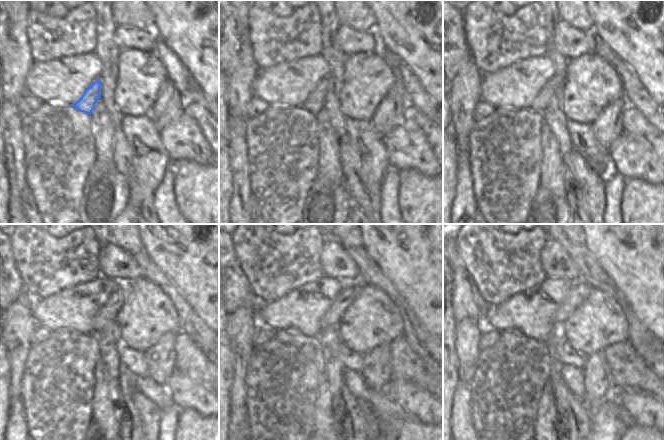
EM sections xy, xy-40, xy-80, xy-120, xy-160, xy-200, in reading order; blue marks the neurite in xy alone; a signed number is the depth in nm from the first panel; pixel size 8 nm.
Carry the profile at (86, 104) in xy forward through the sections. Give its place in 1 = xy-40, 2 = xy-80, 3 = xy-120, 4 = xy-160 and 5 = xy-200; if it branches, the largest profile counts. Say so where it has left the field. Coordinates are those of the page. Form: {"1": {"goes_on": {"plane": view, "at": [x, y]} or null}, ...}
{"1": {"goes_on": {"plane": "xy-40", "at": [315, 101]}}, "2": {"goes_on": {"plane": "xy-80", "at": [541, 102]}}, "3": {"goes_on": {"plane": "xy-120", "at": [108, 312]}}, "4": {"goes_on": {"plane": "xy-160", "at": [332, 317]}}, "5": {"goes_on": {"plane": "xy-200", "at": [579, 291]}}}

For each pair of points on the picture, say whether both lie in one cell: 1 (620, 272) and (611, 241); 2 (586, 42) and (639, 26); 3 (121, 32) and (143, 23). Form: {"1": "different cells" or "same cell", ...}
{"1": "same cell", "2": "different cells", "3": "different cells"}

